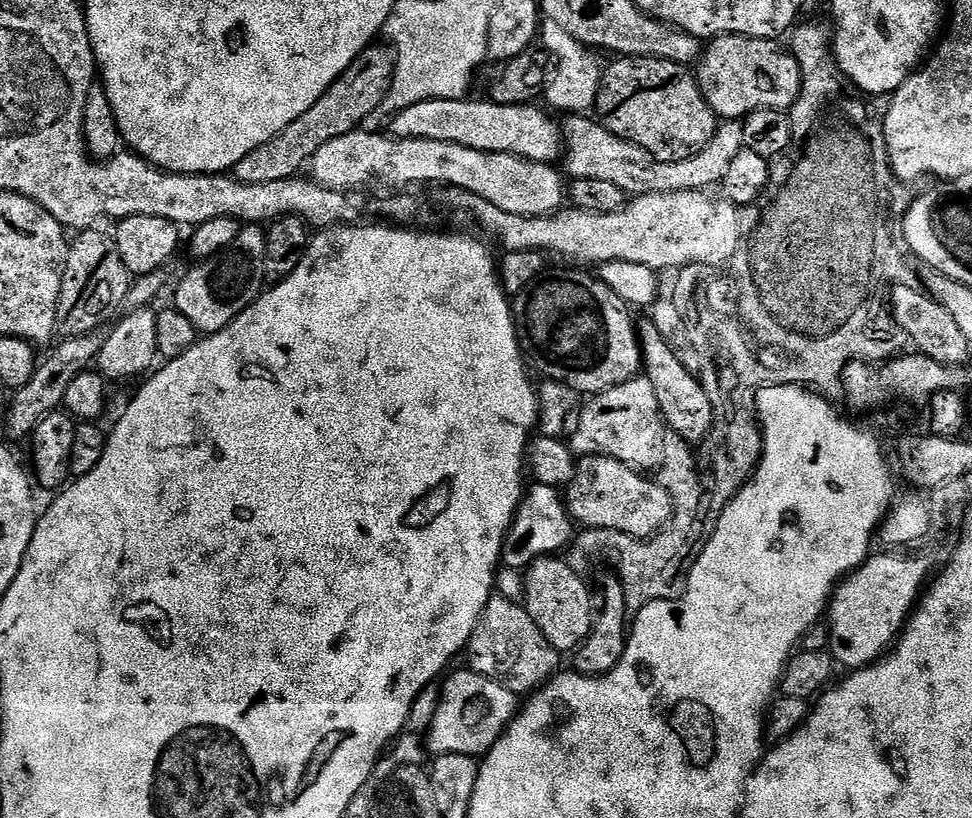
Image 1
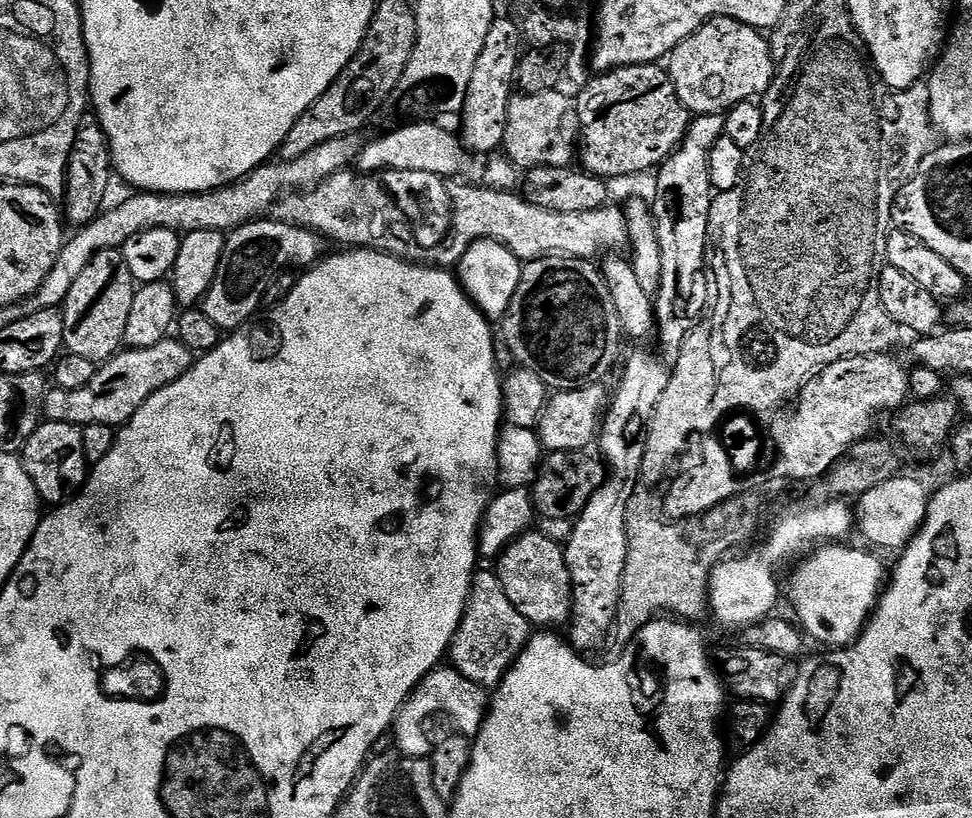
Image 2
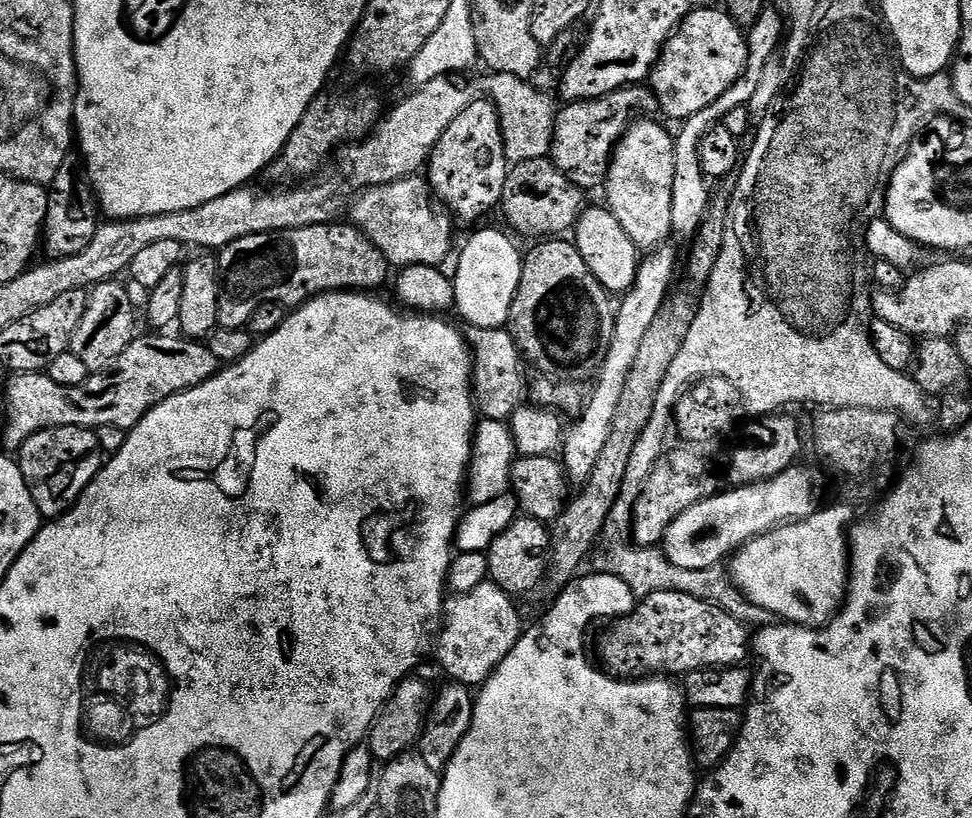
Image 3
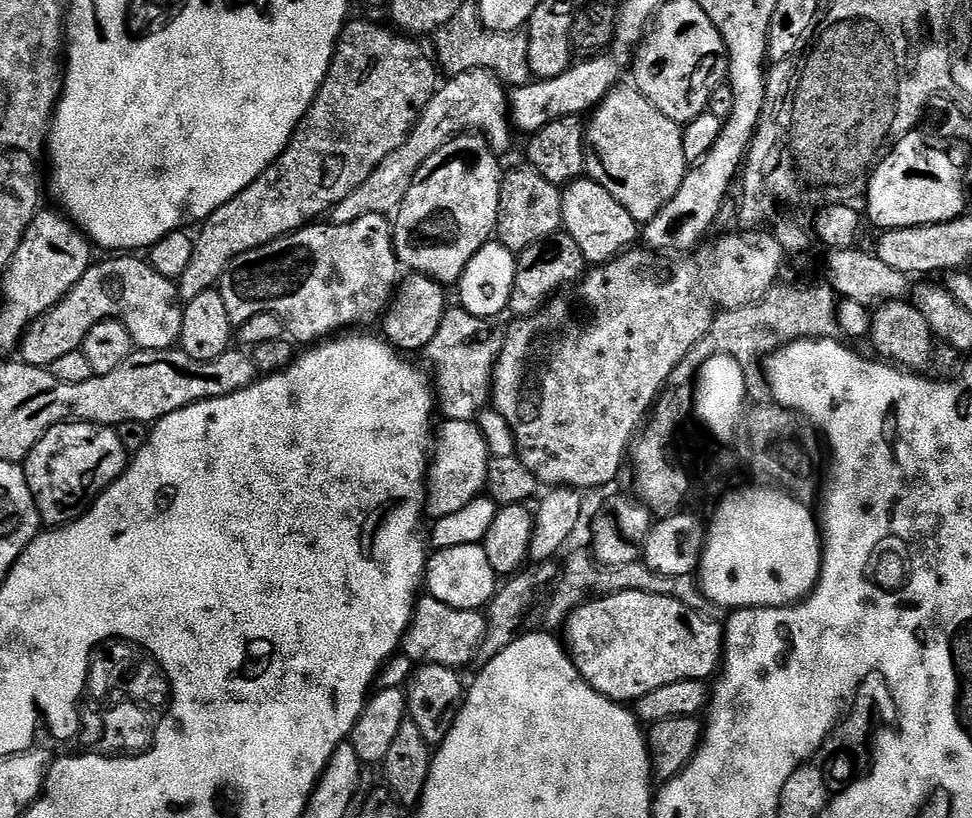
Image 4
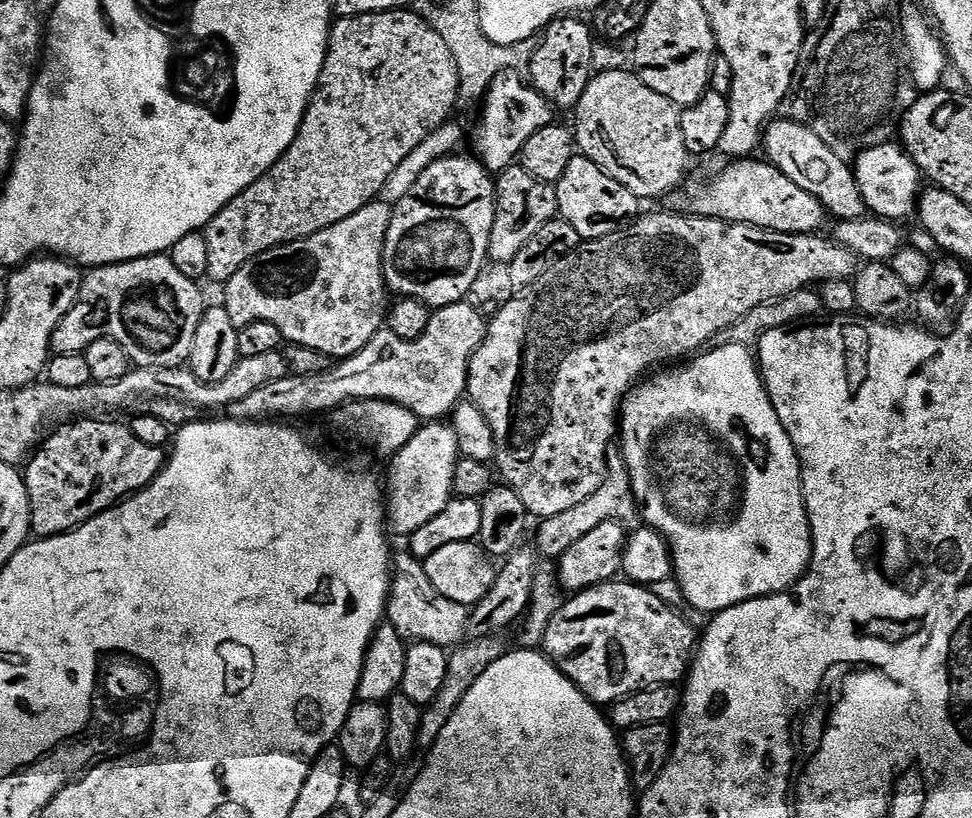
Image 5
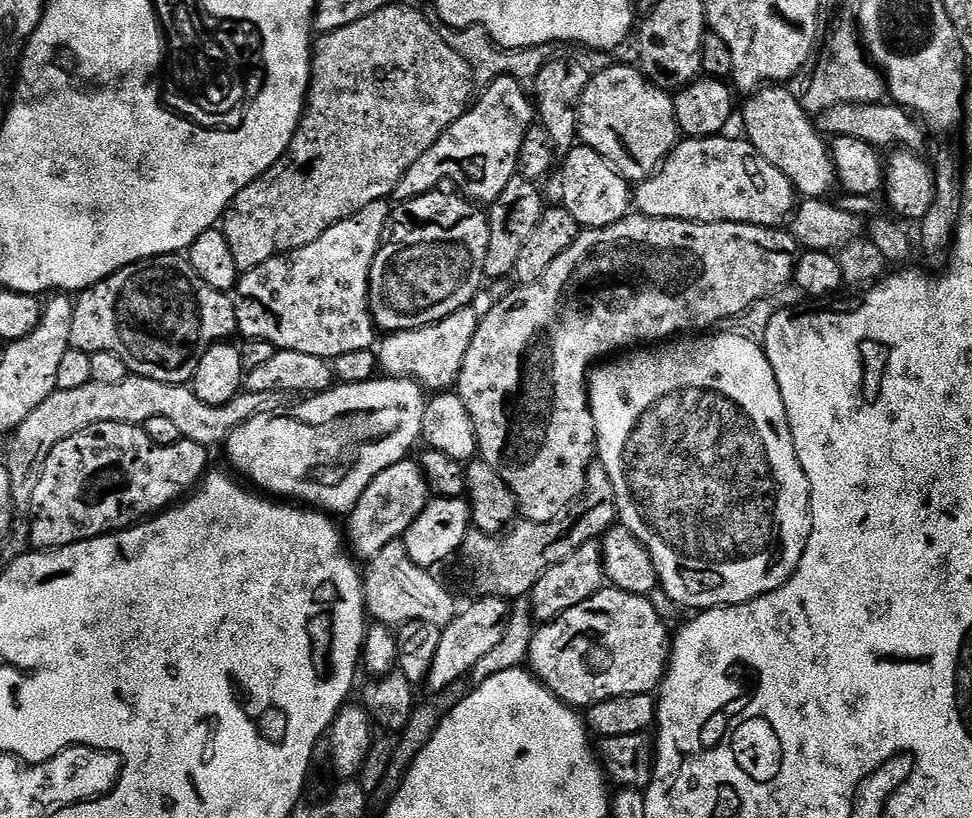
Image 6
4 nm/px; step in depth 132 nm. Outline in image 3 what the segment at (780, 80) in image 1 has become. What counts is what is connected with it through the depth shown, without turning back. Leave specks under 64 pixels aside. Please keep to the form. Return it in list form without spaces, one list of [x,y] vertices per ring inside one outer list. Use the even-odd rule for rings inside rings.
[[[699,8],[689,14],[664,43],[652,67],[650,87],[656,95],[659,111],[677,122],[705,110],[744,74],[748,54],[745,29],[727,11],[719,12],[718,8]]]

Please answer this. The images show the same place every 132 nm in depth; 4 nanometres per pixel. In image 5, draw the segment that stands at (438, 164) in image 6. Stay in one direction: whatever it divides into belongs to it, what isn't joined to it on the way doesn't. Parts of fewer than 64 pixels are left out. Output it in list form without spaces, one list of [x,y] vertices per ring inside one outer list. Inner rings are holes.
[[[505,70],[497,74],[494,82],[490,82],[482,101],[484,109],[480,112],[480,125],[476,128],[476,152],[481,164],[493,174],[499,174],[513,167],[519,157],[522,146],[530,134],[538,134],[542,126],[553,123],[554,109],[548,99],[536,91],[531,83],[526,82],[513,70]]]

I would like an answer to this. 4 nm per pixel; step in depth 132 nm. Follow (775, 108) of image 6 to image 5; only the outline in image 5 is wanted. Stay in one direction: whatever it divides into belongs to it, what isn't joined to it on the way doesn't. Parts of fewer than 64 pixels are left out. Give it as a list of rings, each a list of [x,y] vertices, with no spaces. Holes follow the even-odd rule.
[[[789,118],[775,119],[765,127],[762,148],[766,150],[767,161],[784,174],[790,182],[801,187],[822,202],[825,211],[838,220],[860,220],[867,215],[865,202],[860,197],[855,173],[847,164],[813,131],[809,125]]]

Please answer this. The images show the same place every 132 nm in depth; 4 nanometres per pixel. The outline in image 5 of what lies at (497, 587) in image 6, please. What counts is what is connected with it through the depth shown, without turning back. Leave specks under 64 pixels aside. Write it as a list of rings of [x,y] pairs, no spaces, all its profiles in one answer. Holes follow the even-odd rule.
[[[620,454],[609,455],[608,471],[602,486],[598,490],[594,490],[594,494],[590,494],[590,498],[586,498],[586,502],[582,502],[562,514],[539,521],[540,529],[536,532],[534,544],[541,557],[559,558],[562,554],[566,554],[566,550],[570,550],[570,546],[574,546],[574,542],[586,538],[586,534],[590,534],[590,530],[598,530],[598,526],[602,526],[602,522],[611,520],[625,526],[639,525],[642,520],[630,486],[628,467],[624,465],[624,457]]]

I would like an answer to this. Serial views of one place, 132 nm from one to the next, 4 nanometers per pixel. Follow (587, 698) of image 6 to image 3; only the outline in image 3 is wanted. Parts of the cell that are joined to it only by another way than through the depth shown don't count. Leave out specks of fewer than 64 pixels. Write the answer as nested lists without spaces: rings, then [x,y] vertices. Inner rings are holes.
[[[655,592],[645,596],[632,613],[611,626],[600,640],[599,663],[613,678],[648,678],[653,674],[680,678],[699,668],[734,668],[750,656],[748,625],[690,594]]]

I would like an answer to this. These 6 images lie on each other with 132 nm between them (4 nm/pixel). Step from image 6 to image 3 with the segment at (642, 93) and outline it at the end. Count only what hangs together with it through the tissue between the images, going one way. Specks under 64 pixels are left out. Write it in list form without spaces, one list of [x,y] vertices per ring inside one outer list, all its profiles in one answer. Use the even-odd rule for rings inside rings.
[[[637,118],[629,124],[616,144],[612,161],[608,163],[608,179],[603,191],[608,191],[606,207],[622,222],[622,230],[630,234],[637,249],[652,250],[663,236],[672,236],[671,195],[675,174],[675,139],[652,118]]]

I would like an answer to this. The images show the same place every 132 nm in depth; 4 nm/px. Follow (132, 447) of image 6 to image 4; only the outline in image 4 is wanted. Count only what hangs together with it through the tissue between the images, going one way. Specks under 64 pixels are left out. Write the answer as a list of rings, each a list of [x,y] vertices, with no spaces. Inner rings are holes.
[[[79,422],[53,426],[22,461],[41,525],[49,529],[63,528],[75,520],[81,509],[91,505],[128,469],[129,463],[130,454],[122,446],[115,427]]]

